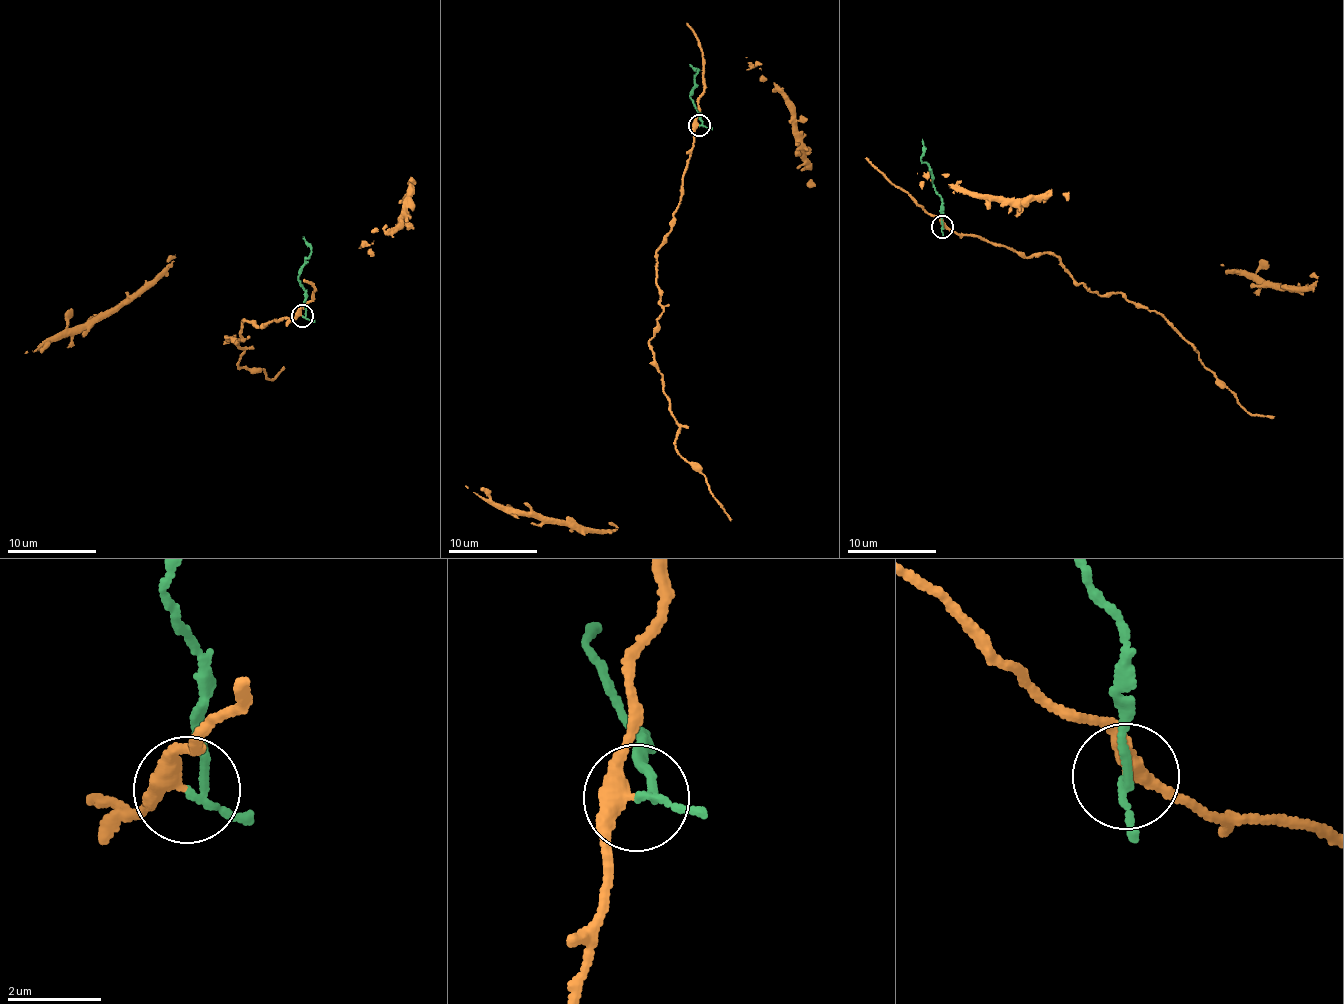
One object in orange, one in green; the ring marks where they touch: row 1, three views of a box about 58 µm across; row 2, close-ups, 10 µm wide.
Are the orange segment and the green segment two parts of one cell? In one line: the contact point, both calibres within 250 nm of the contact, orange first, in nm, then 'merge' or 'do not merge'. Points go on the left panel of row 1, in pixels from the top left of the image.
at (302, 316); 340 nm thick on the orange side, 120 nm on the other; do not merge

